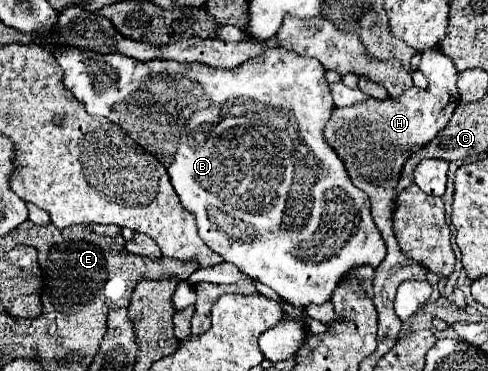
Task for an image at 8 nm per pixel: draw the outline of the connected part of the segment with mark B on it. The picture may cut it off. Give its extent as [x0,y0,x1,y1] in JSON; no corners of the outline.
[52,46,386,312]

